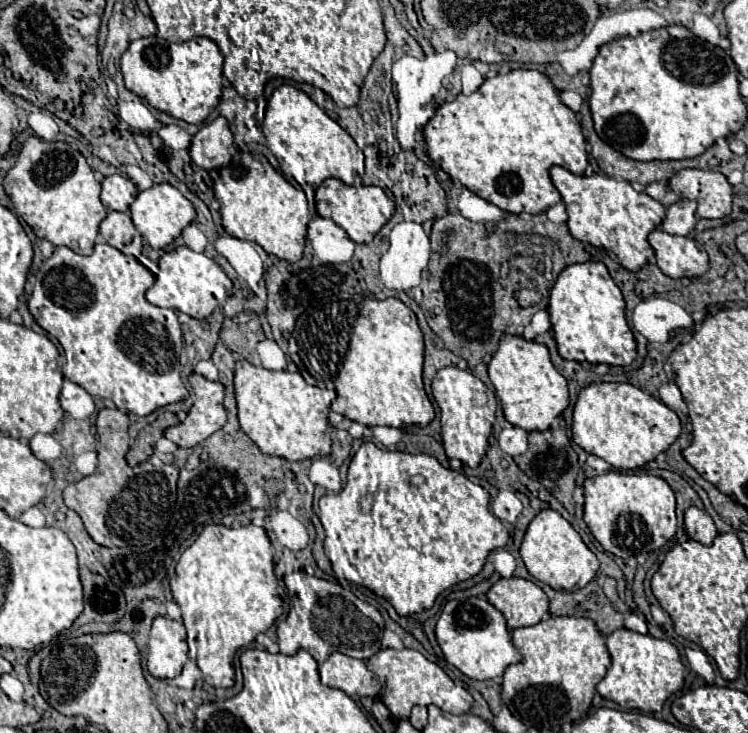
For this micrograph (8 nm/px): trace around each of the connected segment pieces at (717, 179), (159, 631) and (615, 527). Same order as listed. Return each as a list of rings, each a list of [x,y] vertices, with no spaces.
[[[684,168],[670,178],[670,188],[680,198],[696,200],[700,218],[726,218],[732,210],[732,186],[718,170]]]
[[[158,616],[150,630],[146,668],[154,678],[172,680],[188,662],[190,646],[186,644],[186,630],[182,622]]]
[[[608,472],[584,482],[584,522],[602,548],[618,558],[632,558],[636,554],[652,554],[662,548],[676,534],[676,500],[672,488],[658,476],[650,474],[620,474]]]

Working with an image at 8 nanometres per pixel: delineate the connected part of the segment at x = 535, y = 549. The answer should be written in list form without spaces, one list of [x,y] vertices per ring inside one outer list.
[[[542,510],[530,522],[520,544],[520,556],[526,570],[554,590],[580,590],[598,574],[598,558],[582,542],[580,534],[554,510]]]

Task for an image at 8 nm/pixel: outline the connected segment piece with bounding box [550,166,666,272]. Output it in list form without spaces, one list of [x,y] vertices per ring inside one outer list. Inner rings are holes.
[[[552,166],[550,176],[562,194],[568,212],[566,224],[576,240],[612,252],[630,272],[640,270],[648,262],[654,262],[654,250],[646,238],[660,226],[664,218],[666,208],[660,202],[650,198],[646,192],[636,192],[626,180],[616,180],[600,174],[576,176],[562,166]]]

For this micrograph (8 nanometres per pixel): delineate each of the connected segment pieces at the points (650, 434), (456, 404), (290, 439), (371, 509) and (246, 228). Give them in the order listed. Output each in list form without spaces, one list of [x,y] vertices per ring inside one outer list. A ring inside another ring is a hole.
[[[590,384],[580,390],[574,406],[572,440],[614,468],[634,470],[644,466],[664,452],[680,436],[680,430],[682,426],[674,410],[632,384]]]
[[[446,366],[438,370],[432,380],[432,396],[440,406],[442,444],[444,444],[446,456],[458,458],[470,468],[476,468],[486,454],[488,438],[492,434],[494,412],[498,406],[494,392],[482,380],[478,380],[472,372],[460,370],[456,366]]]
[[[238,360],[234,370],[234,392],[238,402],[240,428],[268,456],[286,460],[306,460],[330,454],[328,414],[337,394],[335,390],[310,386],[298,372],[272,372]]]
[[[364,442],[360,446],[360,450],[356,452],[356,456],[352,458],[350,468],[348,468],[346,486],[338,494],[320,498],[320,514],[318,514],[318,518],[320,518],[320,522],[324,526],[324,534],[326,534],[324,536],[324,552],[326,552],[326,556],[332,562],[332,570],[334,570],[336,578],[346,578],[348,582],[354,582],[354,584],[360,582],[360,586],[366,586],[374,594],[378,594],[384,600],[388,600],[400,616],[410,616],[410,614],[418,614],[418,612],[430,610],[434,606],[434,600],[438,598],[438,594],[442,590],[448,590],[450,586],[476,576],[482,570],[482,566],[484,566],[488,552],[494,550],[494,548],[500,548],[500,546],[504,546],[508,542],[508,530],[502,526],[502,522],[496,516],[492,516],[490,494],[482,486],[470,482],[464,474],[460,474],[456,470],[440,466],[440,462],[434,456],[428,456],[428,454],[406,454],[406,452],[398,452],[398,450],[390,452],[390,450],[378,448],[374,442]]]
[[[236,154],[230,166],[212,172],[214,196],[220,202],[222,226],[230,236],[256,242],[266,254],[298,262],[306,244],[306,228],[310,222],[306,194],[284,180],[262,154]]]

